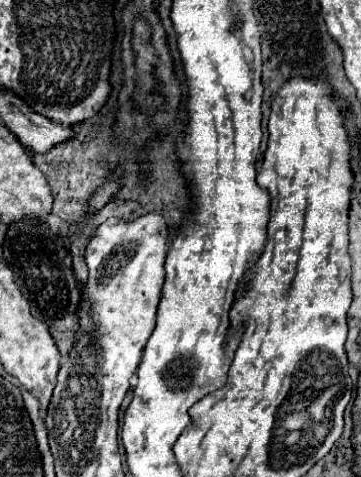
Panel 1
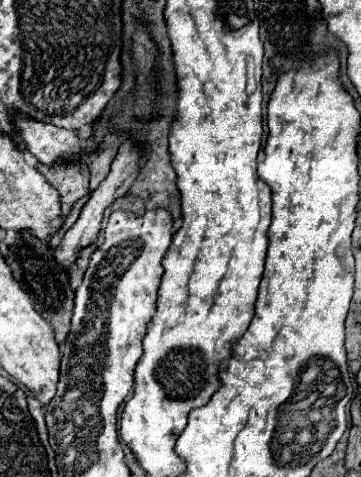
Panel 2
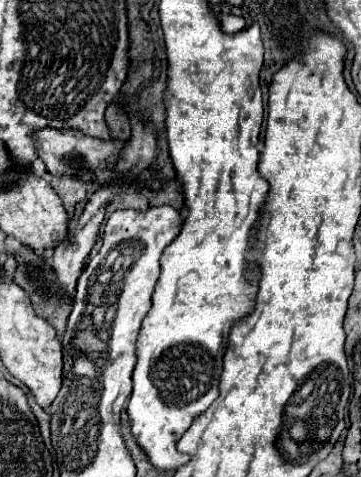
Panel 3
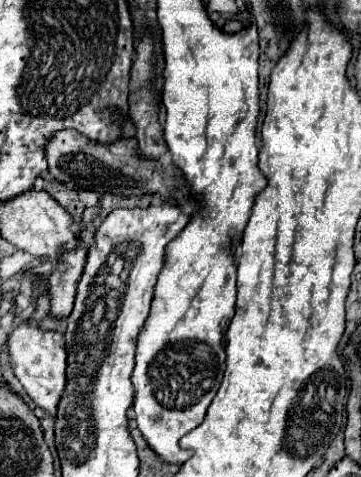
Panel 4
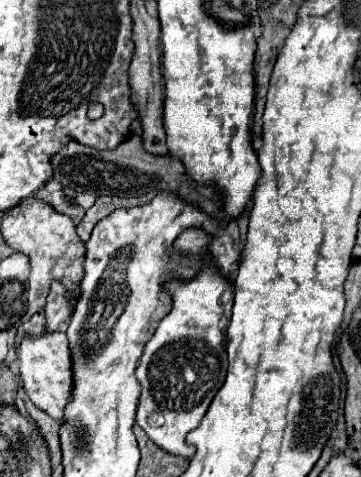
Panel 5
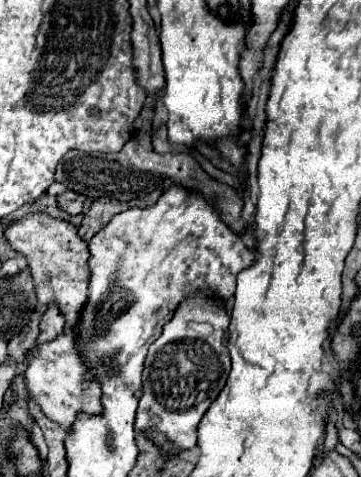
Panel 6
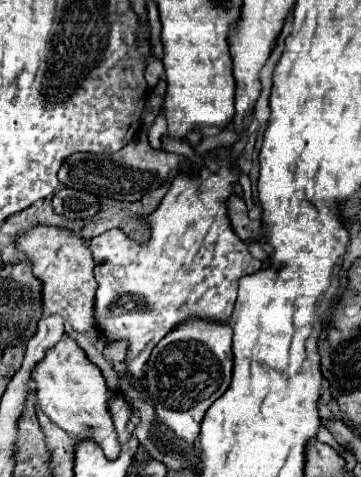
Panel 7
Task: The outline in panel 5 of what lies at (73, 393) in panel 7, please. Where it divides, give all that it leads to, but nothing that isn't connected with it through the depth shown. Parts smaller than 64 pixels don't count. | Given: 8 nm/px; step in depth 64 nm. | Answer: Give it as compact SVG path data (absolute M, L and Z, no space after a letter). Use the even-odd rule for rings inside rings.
M50 332L42 336L24 334L22 342L16 348L16 358L20 362L20 382L28 394L28 398L54 420L62 420L62 410L70 400L72 392L72 366L70 366L70 350L64 332Z

